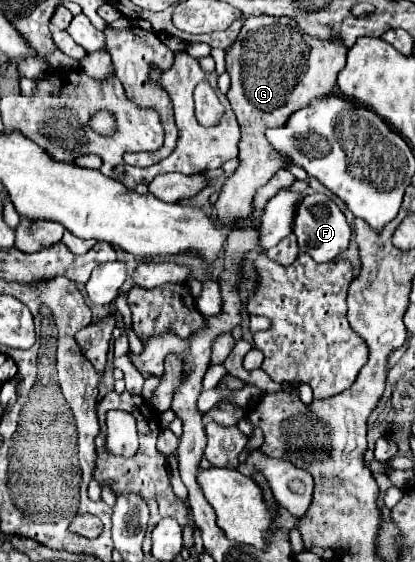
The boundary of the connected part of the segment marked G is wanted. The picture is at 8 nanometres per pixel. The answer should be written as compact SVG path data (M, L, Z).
M263 16L263 24L259 28L247 28L247 32L239 32L233 48L225 50L225 64L227 72L231 74L231 88L227 92L227 98L237 114L239 128L241 128L241 140L239 140L239 166L237 170L225 180L219 200L215 202L217 206L217 216L223 220L225 226L233 224L235 220L243 220L245 216L251 216L251 204L255 192L265 186L271 176L283 168L287 168L291 162L287 156L281 152L275 152L275 148L269 144L265 130L267 128L279 128L283 126L289 116L301 108L307 108L313 100L329 96L335 82L337 74L343 70L347 58L347 46L335 38L335 40L319 40L313 36L307 36L305 32L299 30L295 20L289 16Z

